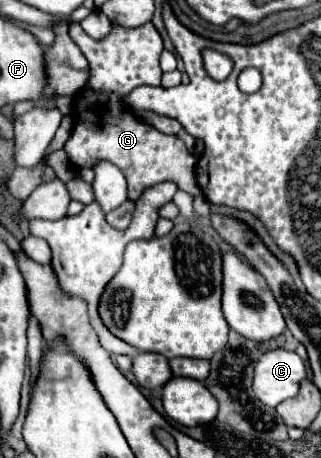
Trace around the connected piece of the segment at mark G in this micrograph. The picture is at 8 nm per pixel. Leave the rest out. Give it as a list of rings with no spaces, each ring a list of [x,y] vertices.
[[[70,23],[70,37],[80,47],[90,65],[90,79],[86,87],[76,95],[74,105],[74,131],[64,143],[64,151],[72,167],[94,167],[100,161],[114,163],[128,181],[130,201],[138,199],[146,187],[162,181],[176,183],[178,189],[190,193],[192,197],[202,192],[196,180],[197,157],[176,135],[164,135],[152,125],[142,123],[132,111],[120,111],[124,97],[128,95],[128,83],[158,87],[162,79],[162,69],[158,65],[162,53],[162,37],[154,25],[144,25],[136,29],[112,27],[112,33],[100,41],[94,41],[84,33],[78,23]]]

